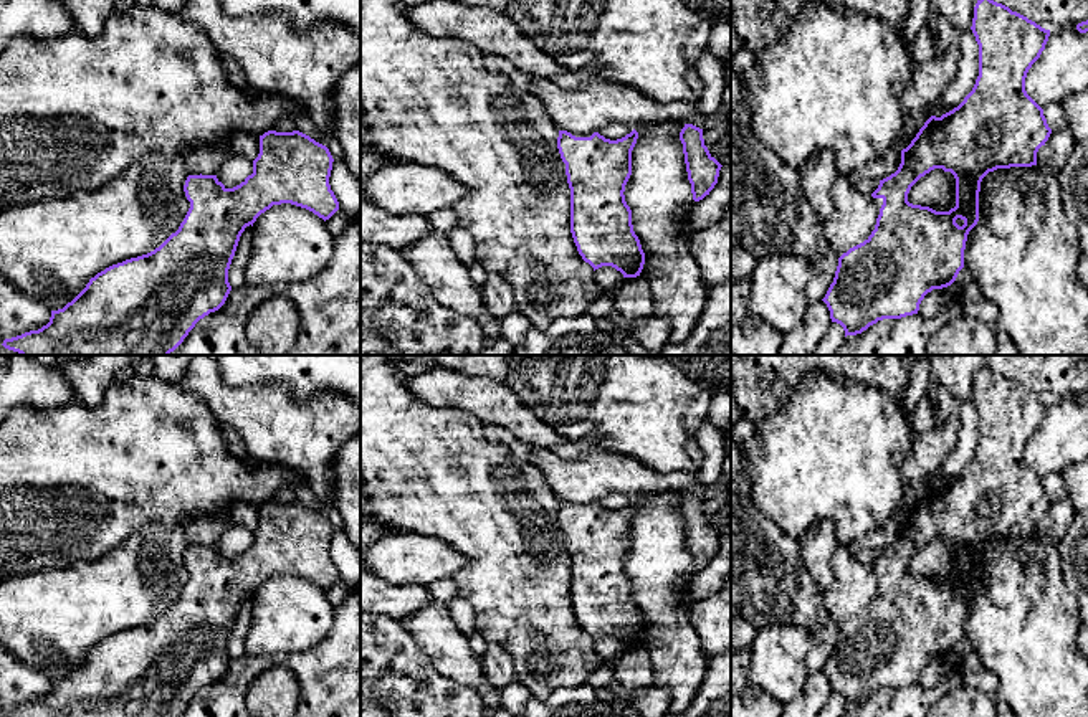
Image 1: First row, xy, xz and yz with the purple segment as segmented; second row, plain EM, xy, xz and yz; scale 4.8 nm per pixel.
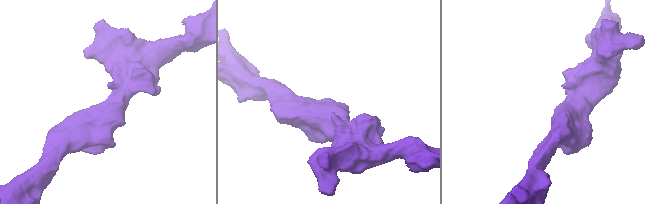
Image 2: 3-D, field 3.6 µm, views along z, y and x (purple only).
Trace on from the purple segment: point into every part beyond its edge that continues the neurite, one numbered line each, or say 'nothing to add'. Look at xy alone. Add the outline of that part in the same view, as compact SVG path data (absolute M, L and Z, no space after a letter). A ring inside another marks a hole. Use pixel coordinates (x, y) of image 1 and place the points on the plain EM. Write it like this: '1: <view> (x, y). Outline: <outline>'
nothing to add

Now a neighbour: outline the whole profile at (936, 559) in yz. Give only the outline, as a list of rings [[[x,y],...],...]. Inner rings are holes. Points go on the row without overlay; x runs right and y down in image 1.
[[[934,539],[921,547],[909,560],[908,572],[929,577],[936,582],[949,582],[956,577],[956,548],[951,542]]]

